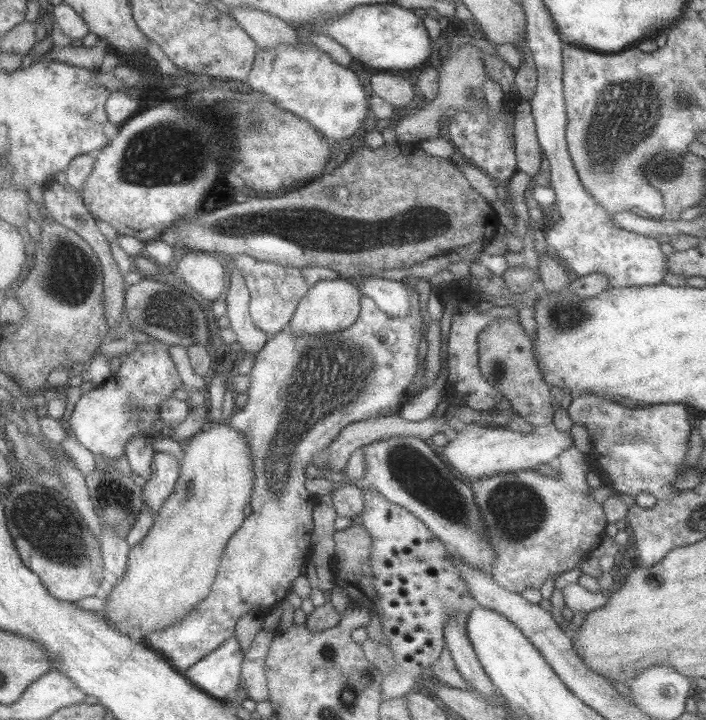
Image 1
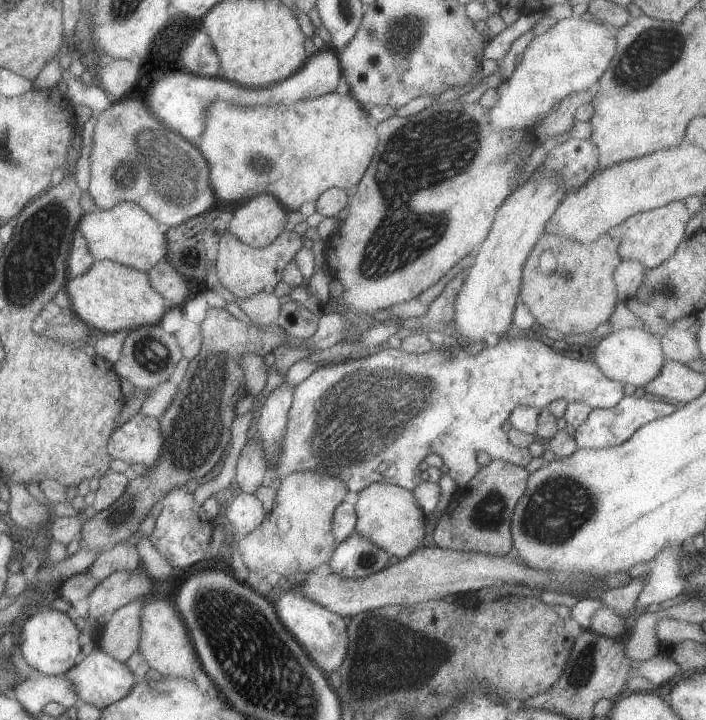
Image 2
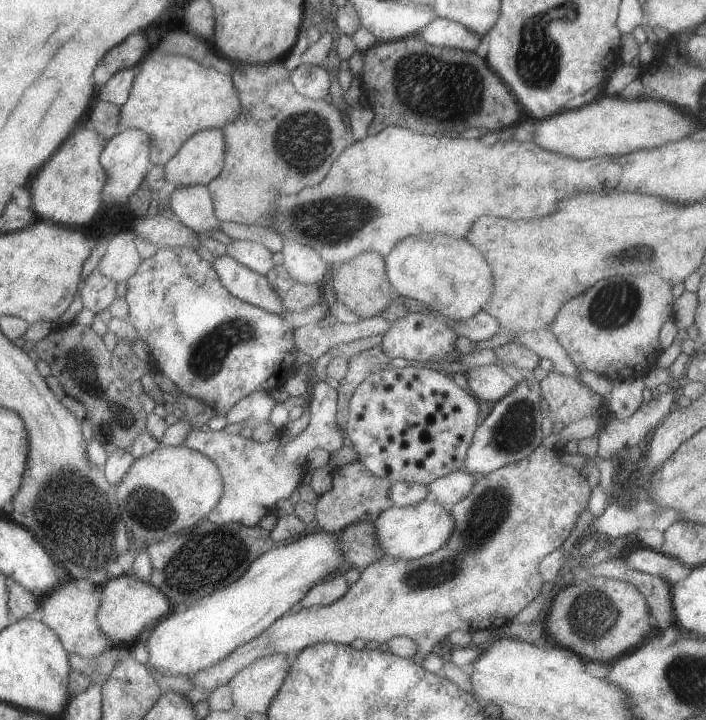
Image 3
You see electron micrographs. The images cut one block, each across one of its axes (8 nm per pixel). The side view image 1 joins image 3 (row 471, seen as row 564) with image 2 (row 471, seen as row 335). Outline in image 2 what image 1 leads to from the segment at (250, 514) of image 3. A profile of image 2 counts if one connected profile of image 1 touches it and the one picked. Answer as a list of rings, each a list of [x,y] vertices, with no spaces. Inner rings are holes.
[[[533,335],[513,339],[501,336],[496,346],[486,346],[478,354],[468,354],[467,348],[454,344],[418,354],[384,344],[379,351],[373,350],[336,365],[322,367],[298,385],[284,452],[273,465],[275,472],[271,475],[283,479],[297,472],[322,472],[332,478],[340,478],[349,491],[358,493],[373,483],[393,484],[414,490],[421,481],[418,465],[428,454],[436,453],[448,466],[448,474],[458,489],[463,489],[481,468],[476,459],[480,452],[486,452],[491,460],[506,460],[522,468],[530,464],[533,459],[530,451],[512,445],[503,431],[505,422],[516,406],[542,409],[556,398],[564,398],[567,403],[583,402],[592,409],[609,409],[624,398],[624,385],[606,378],[593,360],[584,362],[582,359],[568,358],[560,352],[554,352]],[[376,416],[378,422],[380,416],[386,416],[386,424],[368,426],[370,422],[376,424]]]

